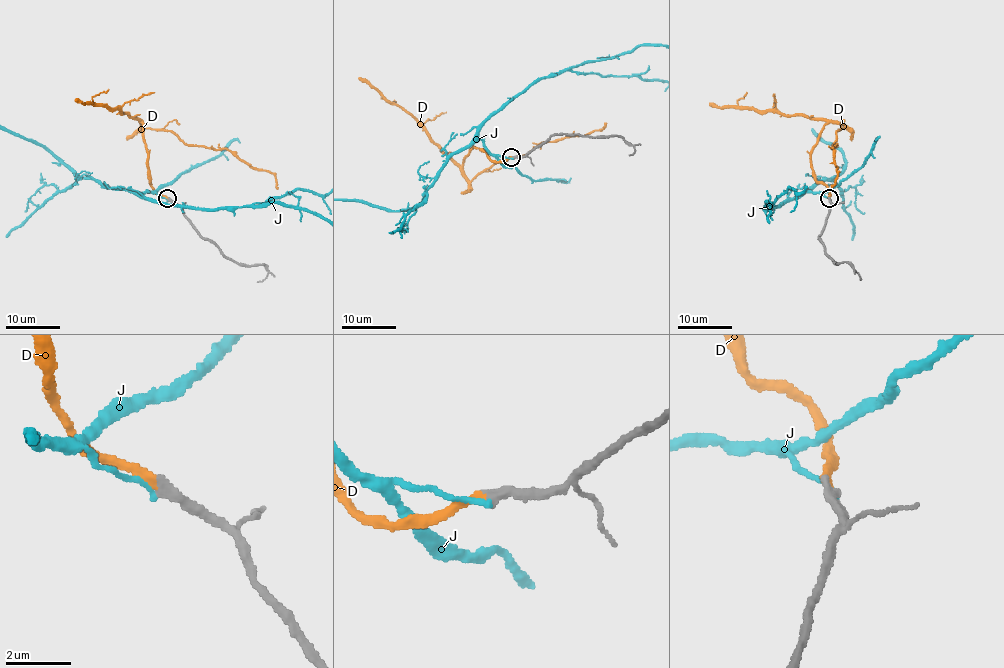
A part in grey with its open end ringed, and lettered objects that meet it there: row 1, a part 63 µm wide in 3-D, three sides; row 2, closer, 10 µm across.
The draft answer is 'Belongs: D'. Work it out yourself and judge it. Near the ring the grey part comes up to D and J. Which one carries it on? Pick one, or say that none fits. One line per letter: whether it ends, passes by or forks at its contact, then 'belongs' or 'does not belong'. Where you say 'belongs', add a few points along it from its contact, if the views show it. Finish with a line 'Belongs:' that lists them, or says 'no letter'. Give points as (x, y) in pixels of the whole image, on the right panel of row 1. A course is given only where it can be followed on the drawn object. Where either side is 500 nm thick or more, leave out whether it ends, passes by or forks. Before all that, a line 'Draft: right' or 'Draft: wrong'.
Draft: right
D: it ends; belongs; course (828, 198), (811, 150), (821, 130), (835, 123), (844, 127), (833, 142), (838, 168), (831, 187)
J: it ends; does not belong
Belongs: D

